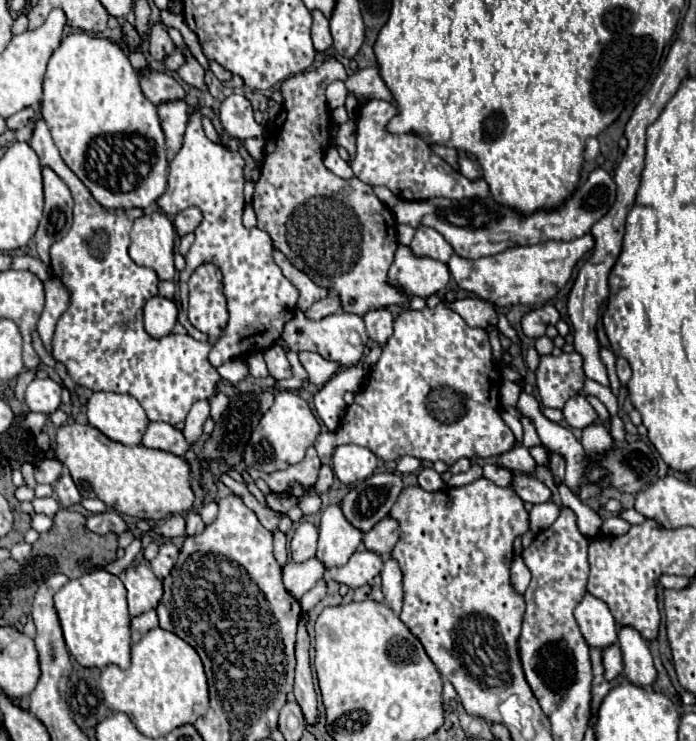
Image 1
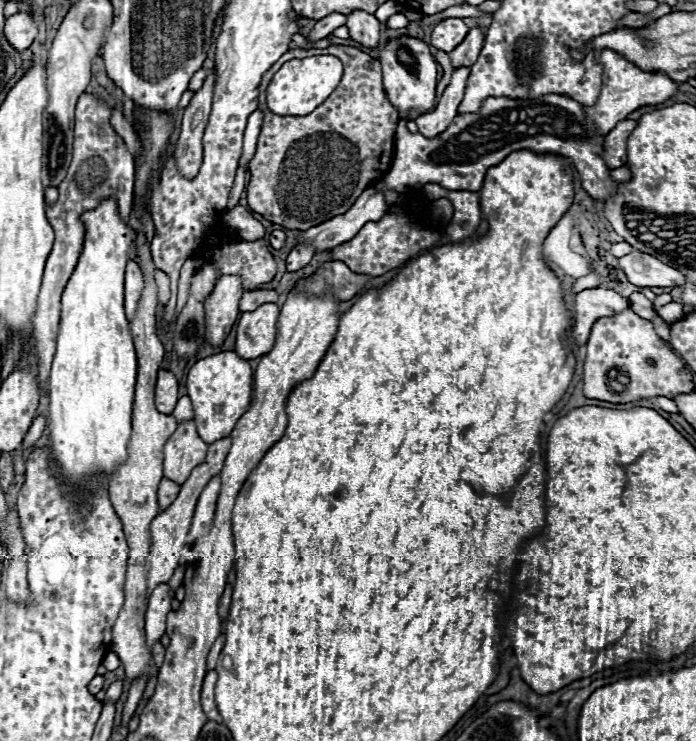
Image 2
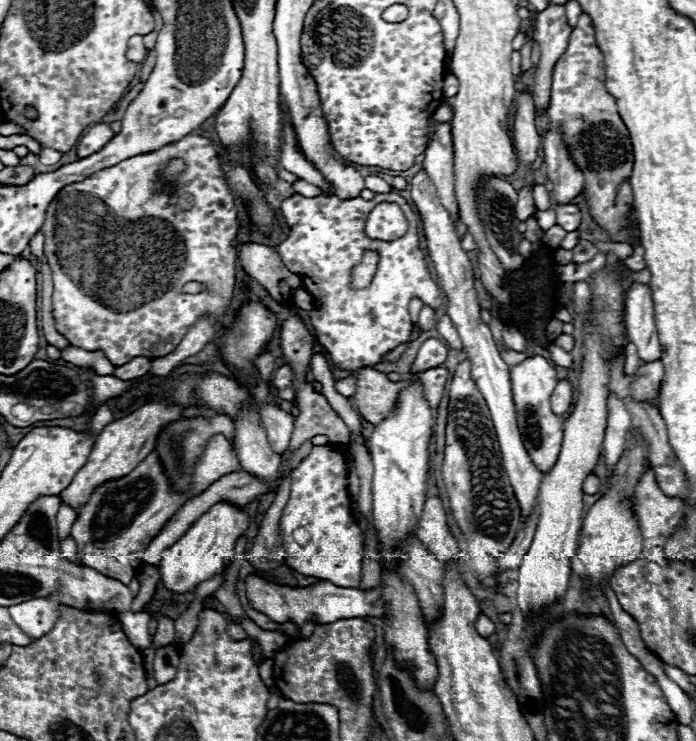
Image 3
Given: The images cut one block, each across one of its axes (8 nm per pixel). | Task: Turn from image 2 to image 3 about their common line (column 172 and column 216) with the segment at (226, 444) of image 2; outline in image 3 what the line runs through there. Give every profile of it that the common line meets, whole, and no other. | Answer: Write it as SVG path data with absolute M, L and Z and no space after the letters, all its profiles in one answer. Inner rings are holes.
M216 502L208 512L204 512L160 558L160 580L162 586L172 594L182 594L200 582L212 578L214 574L226 570L226 558L234 558L236 538L248 528L250 518L246 510L228 504Z

